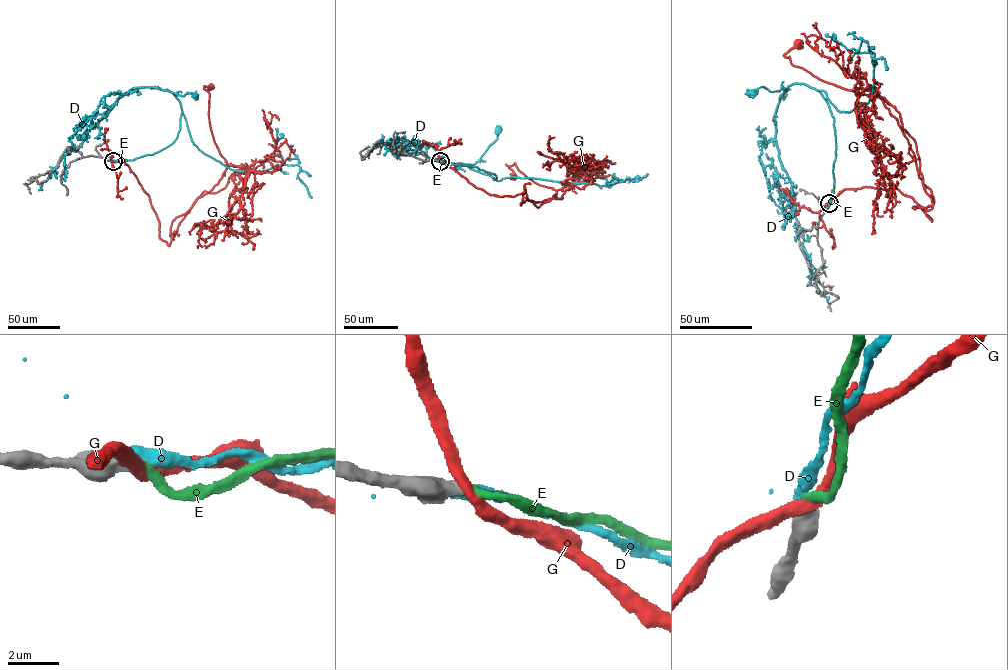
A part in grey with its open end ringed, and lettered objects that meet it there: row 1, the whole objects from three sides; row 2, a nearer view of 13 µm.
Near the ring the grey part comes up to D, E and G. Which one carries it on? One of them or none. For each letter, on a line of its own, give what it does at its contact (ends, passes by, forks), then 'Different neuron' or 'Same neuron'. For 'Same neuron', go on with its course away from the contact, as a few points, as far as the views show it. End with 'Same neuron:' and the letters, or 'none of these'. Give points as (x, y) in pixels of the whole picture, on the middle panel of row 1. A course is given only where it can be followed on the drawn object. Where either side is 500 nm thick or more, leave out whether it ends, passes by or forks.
D: Different neuron
E: It ends there. Same neuron. Its course: (440, 161), (453, 164)
G: Different neuron
Same neuron: E

